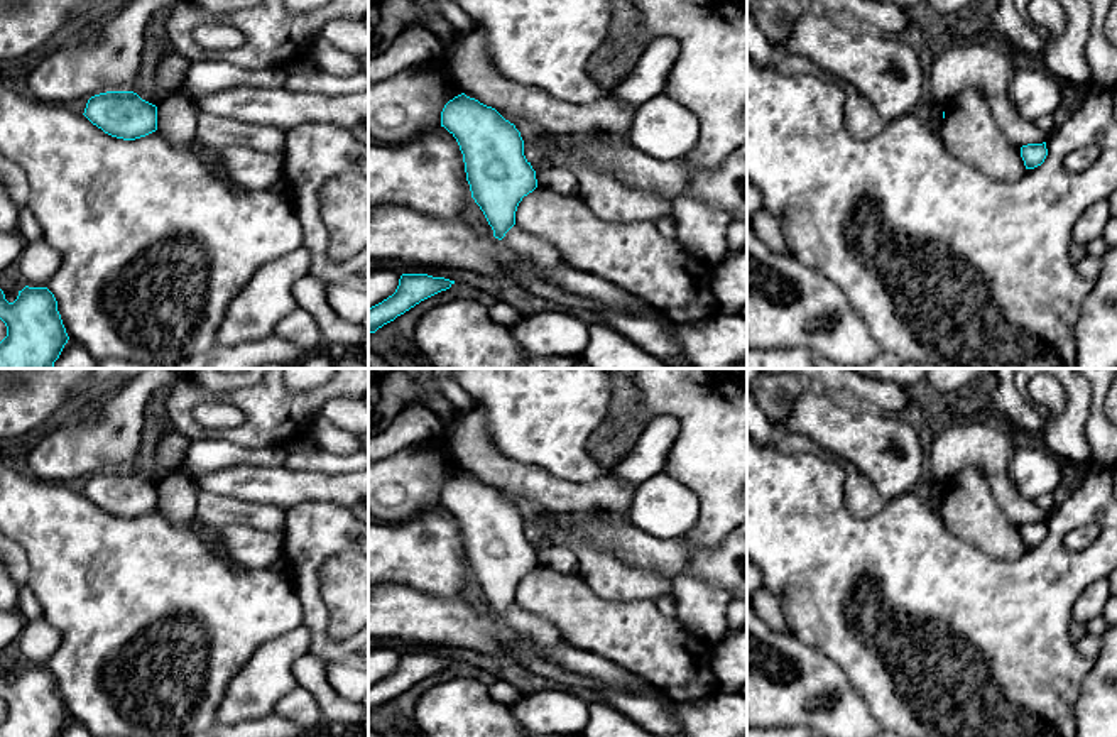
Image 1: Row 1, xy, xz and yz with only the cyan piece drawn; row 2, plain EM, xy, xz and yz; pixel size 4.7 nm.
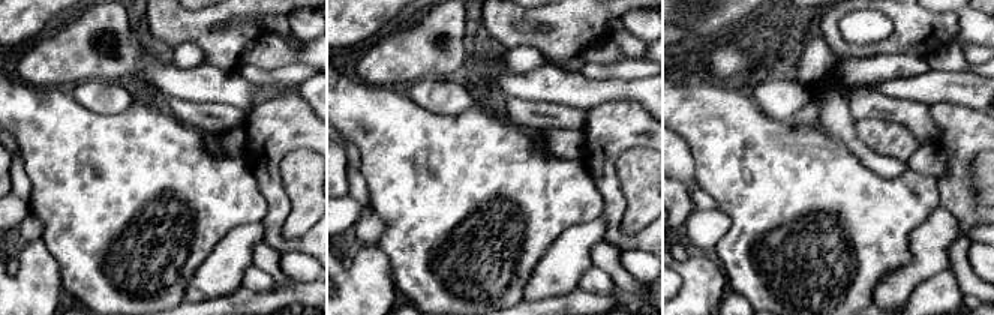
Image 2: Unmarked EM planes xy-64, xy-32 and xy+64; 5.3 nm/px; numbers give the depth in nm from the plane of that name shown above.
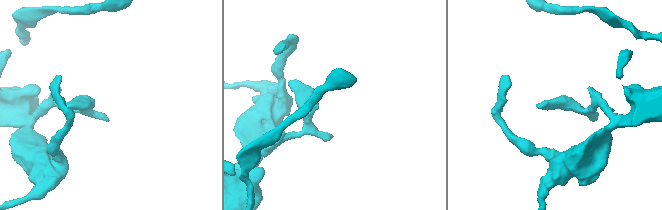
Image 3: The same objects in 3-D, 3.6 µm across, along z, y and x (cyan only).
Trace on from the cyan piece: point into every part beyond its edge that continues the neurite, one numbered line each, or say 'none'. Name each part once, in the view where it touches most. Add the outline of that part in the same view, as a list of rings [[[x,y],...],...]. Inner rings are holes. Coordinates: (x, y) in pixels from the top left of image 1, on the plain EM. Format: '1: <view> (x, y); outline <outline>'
none

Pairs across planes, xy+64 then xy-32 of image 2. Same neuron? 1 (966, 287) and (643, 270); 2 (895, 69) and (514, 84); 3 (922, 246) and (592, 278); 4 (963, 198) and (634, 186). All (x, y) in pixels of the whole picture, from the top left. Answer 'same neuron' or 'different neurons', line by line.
1: different neurons
2: different neurons
3: different neurons
4: different neurons

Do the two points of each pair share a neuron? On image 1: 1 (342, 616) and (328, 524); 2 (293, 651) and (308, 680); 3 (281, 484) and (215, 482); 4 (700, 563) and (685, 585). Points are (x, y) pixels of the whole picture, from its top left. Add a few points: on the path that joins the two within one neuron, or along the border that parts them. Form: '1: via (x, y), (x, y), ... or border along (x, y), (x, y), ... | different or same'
1: border along (350, 550), (333, 553), (321, 563), (320, 592) | different
2: border along (308, 653), (294, 663), (296, 685) | different
3: via (264, 484), (235, 485), (232, 482) | same
4: border along (671, 578), (691, 575), (729, 590) | different

